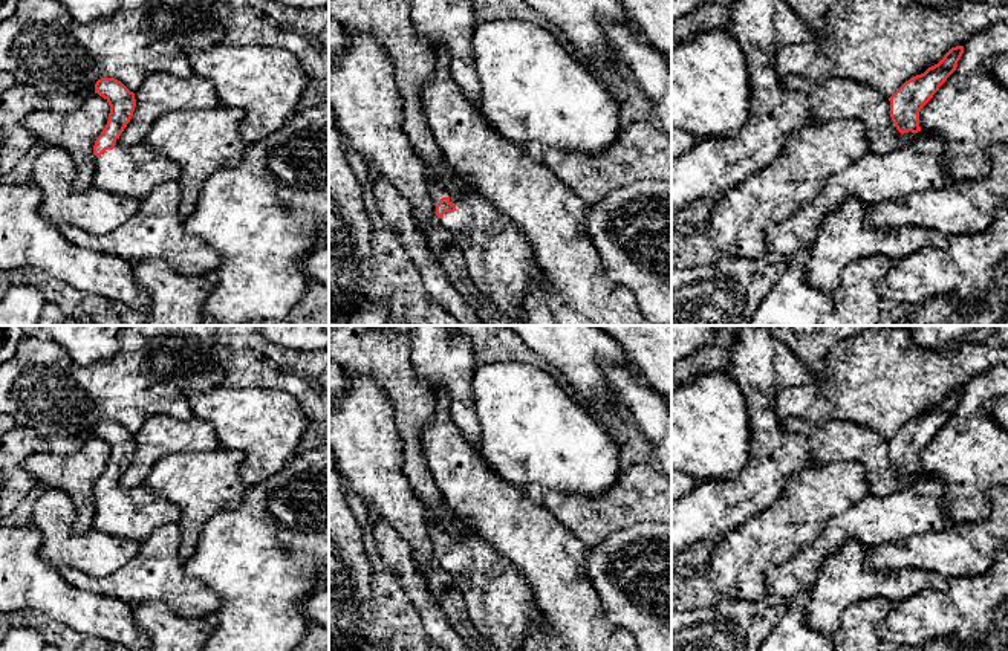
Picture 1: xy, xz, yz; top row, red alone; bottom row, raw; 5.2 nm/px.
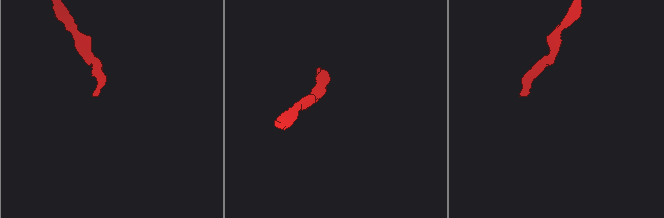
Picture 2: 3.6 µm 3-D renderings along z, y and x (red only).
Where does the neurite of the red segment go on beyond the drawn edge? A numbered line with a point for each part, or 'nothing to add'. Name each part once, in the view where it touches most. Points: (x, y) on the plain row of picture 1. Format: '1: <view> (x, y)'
1: xz (500, 605)

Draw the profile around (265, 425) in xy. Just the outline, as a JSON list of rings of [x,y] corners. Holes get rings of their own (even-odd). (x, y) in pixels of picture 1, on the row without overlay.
[[[225,384],[188,402],[193,416],[214,428],[220,448],[243,455],[239,475],[248,487],[280,471],[306,429],[297,399],[280,390]]]

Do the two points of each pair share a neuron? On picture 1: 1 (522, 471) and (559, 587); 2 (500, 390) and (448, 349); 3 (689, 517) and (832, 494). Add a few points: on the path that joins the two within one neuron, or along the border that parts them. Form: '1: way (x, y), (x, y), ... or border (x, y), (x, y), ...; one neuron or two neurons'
1: border (490, 466), (500, 477), (520, 488); two neurons
2: border (477, 362), (471, 378), (474, 405); two neurons
3: border (796, 474), (786, 480), (780, 497), (744, 523); two neurons

